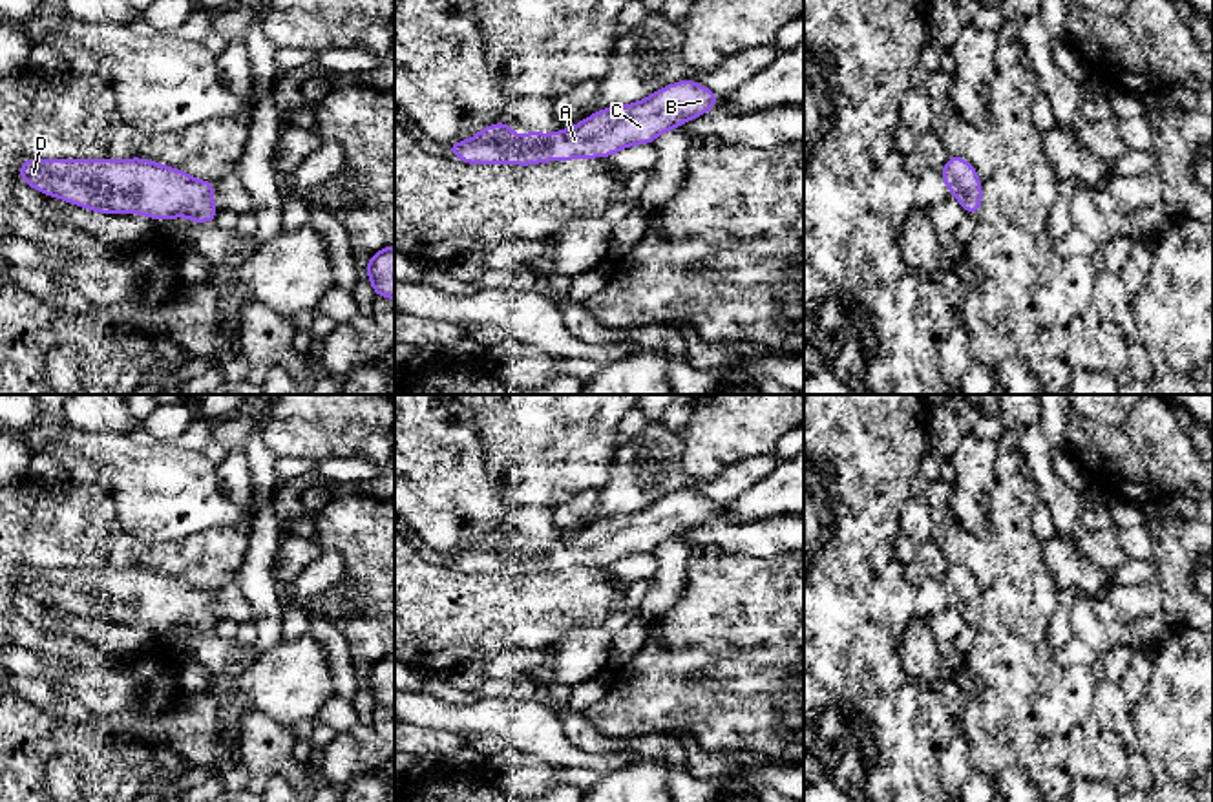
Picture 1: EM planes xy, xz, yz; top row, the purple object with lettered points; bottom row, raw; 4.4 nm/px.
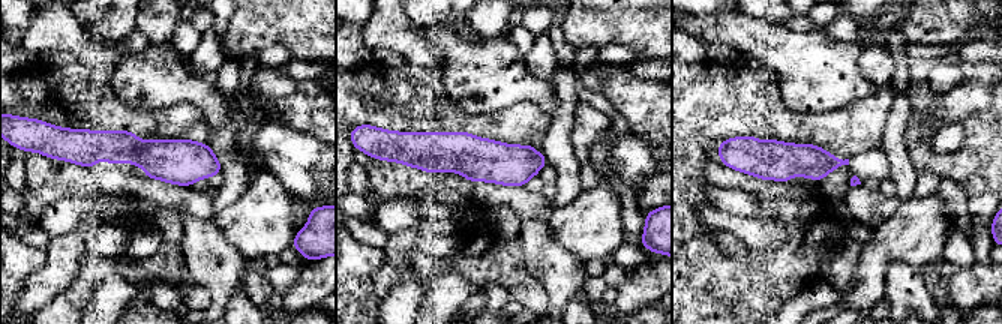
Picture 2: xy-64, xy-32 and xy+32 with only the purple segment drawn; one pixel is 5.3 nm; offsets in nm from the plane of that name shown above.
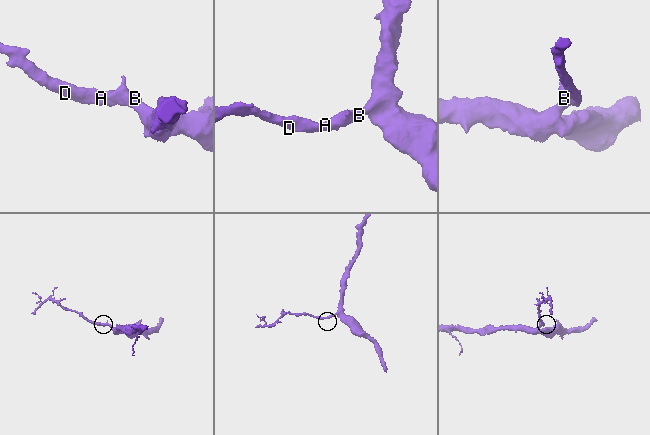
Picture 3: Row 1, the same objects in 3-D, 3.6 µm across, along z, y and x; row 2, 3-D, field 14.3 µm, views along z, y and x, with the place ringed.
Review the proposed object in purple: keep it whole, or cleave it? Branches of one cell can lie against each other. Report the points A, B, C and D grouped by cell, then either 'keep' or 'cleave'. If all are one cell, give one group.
A B C D; keep

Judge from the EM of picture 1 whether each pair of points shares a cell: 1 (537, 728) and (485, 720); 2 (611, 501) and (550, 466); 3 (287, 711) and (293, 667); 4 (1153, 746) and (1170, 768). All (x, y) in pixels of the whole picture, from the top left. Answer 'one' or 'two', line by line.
1: one
2: two
3: one
4: one

